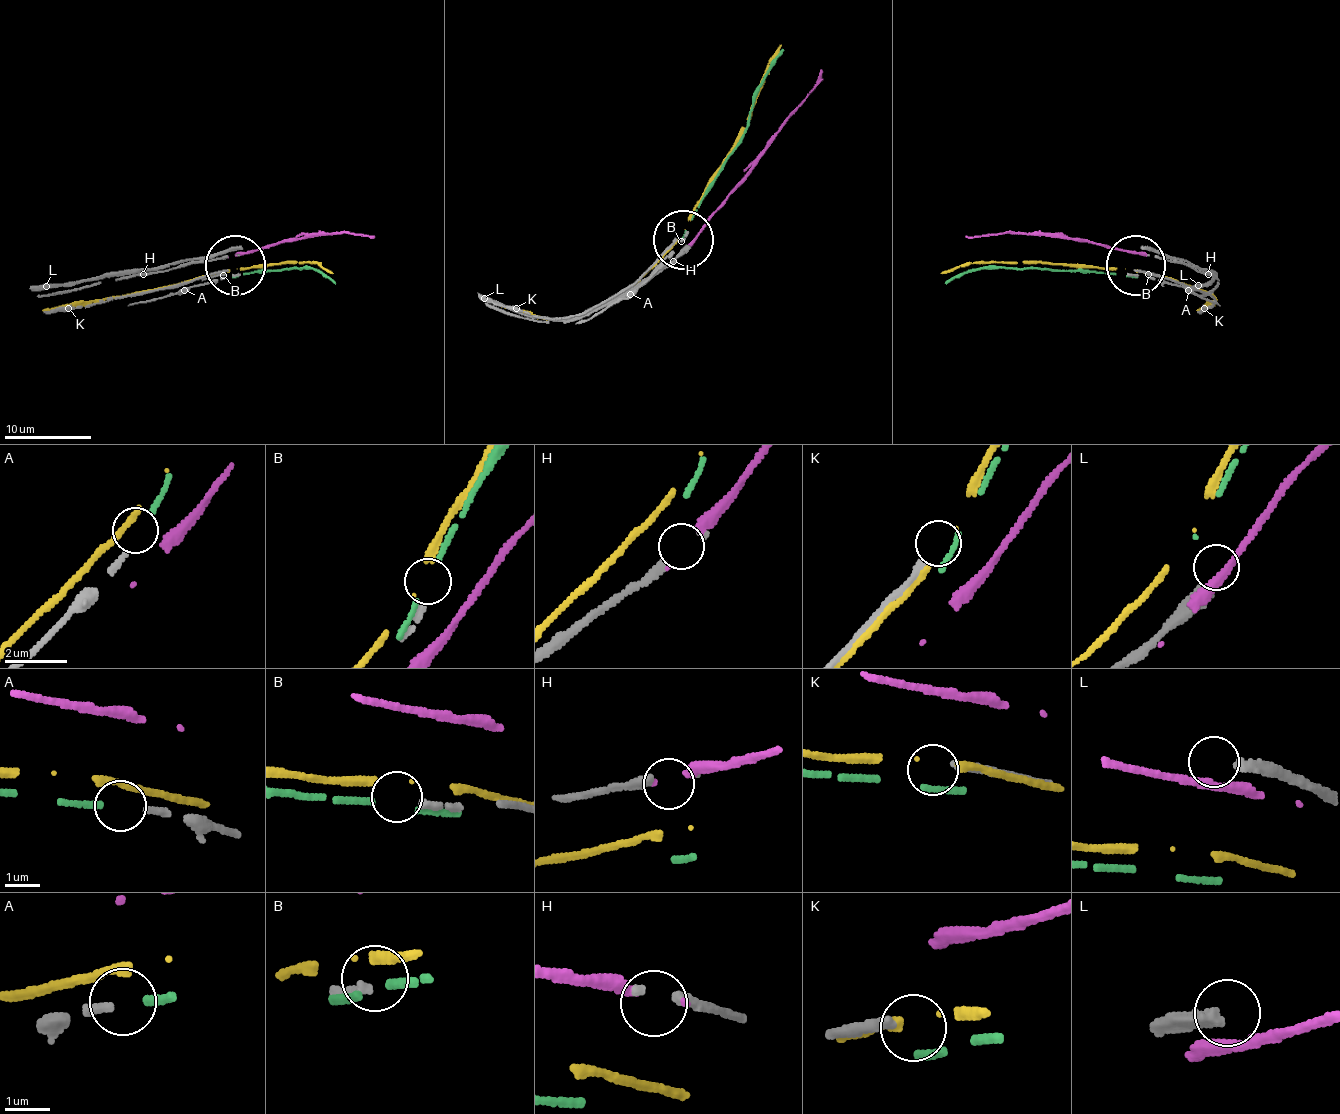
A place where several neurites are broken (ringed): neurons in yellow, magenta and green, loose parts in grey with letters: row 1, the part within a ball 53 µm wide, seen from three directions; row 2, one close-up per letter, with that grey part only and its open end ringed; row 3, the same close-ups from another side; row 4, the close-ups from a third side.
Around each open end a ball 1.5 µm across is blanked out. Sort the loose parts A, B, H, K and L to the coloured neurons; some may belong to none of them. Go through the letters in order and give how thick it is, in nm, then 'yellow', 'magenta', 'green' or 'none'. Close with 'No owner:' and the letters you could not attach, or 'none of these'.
A: calibre 200 nm; green
B: calibre 200 nm; none
H: calibre 180 nm; magenta
K: calibre 200 nm; none
L: calibre 360 nm; none
No owner: B, K, L

